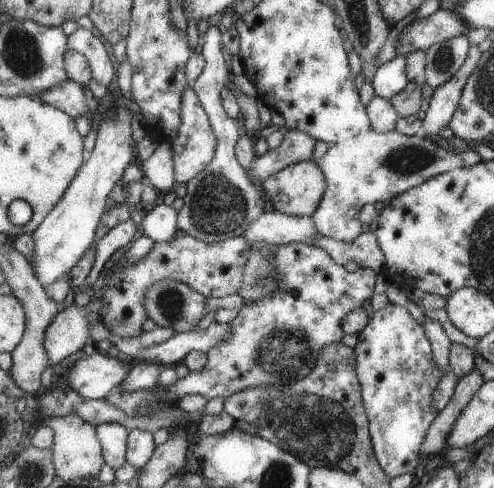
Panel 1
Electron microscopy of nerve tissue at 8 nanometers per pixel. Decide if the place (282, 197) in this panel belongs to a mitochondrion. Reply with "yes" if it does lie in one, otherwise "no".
no

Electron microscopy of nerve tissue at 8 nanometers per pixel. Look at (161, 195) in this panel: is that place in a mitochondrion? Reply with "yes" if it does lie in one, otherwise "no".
no

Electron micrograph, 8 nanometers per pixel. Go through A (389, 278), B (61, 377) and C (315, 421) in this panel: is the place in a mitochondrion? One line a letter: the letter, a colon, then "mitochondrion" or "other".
A: other
B: other
C: mitochondrion

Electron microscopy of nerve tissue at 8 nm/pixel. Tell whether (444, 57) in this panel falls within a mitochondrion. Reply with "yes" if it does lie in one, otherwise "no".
yes

